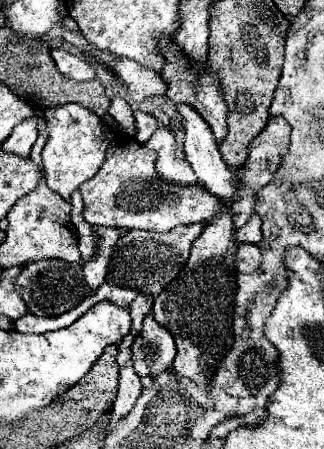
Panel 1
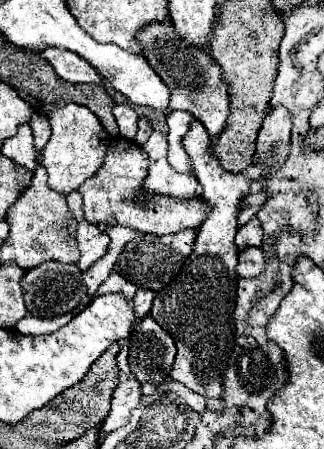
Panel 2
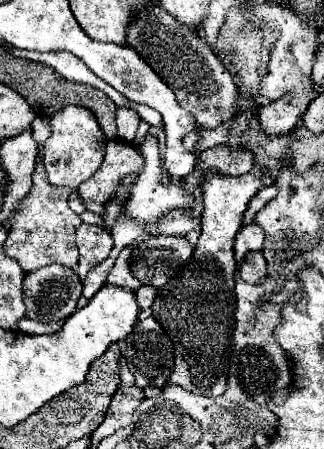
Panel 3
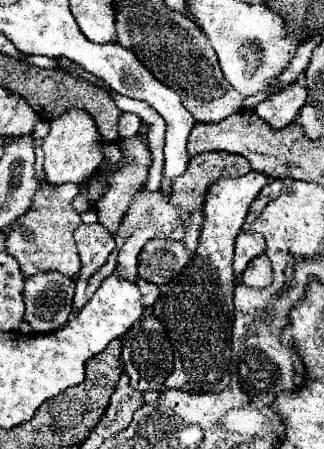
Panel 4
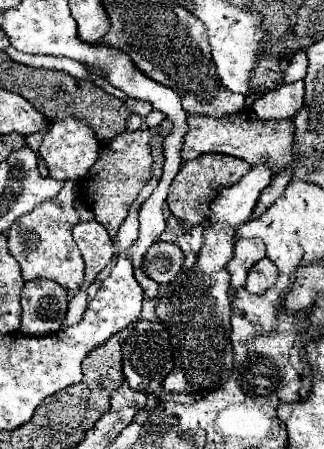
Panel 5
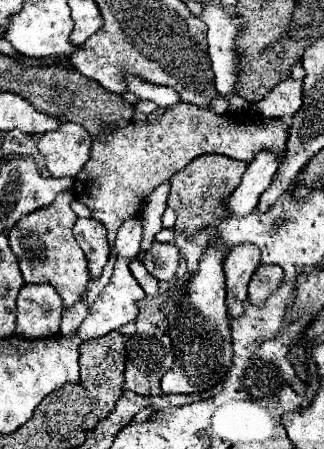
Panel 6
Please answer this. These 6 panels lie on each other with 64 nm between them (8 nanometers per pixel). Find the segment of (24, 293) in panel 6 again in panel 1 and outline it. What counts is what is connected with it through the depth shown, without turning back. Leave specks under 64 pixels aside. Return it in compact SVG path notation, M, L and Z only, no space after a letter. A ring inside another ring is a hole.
M48 258L44 262L52 262L50 268L46 266L42 270L42 276L32 278L30 282L24 282L30 288L34 288L34 294L30 292L30 296L26 296L26 300L24 300L24 304L26 304L30 314L36 314L36 316L58 316L58 314L64 314L64 312L76 308L84 298L88 298L92 294L90 286L84 280L82 264L78 264L78 262L70 264L70 262L64 262L64 260L58 260L58 258ZM36 288L38 288L38 298L36 298Z

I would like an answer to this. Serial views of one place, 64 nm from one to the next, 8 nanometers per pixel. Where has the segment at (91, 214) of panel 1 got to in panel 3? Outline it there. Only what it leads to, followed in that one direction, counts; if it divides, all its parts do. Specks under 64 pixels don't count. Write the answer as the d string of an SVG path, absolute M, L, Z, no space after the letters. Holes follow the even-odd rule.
M120 138L108 140L102 166L96 170L92 178L88 178L78 188L78 194L84 198L86 210L102 218L106 204L112 202L112 194L118 192L122 180L132 174L138 176L142 170L144 156L138 148ZM176 208L164 214L158 222L150 226L152 234L164 234L164 236L186 236L190 230L196 228L196 220L192 218L190 208Z

